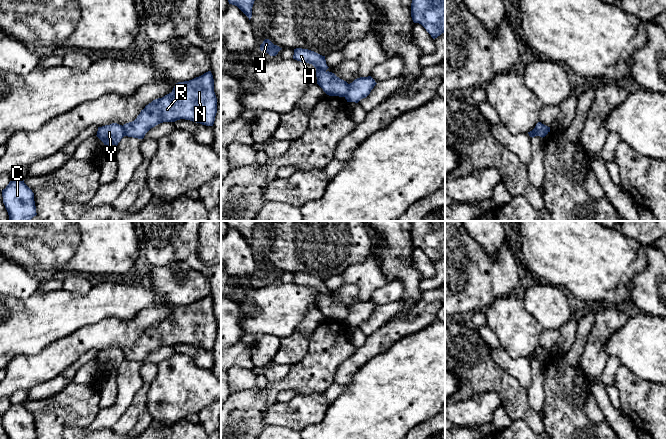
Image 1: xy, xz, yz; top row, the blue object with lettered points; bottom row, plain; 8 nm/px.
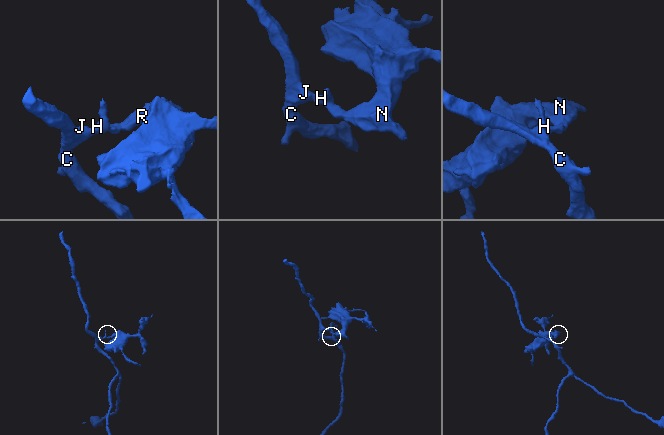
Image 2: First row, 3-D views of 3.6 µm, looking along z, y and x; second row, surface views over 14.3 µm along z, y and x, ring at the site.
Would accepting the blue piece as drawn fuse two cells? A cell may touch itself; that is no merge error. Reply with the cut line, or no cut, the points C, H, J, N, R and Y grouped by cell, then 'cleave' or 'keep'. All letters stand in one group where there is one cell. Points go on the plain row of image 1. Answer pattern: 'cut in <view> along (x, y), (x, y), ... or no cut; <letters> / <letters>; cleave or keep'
cut in xz along (349, 308), (343, 320); C H J Y / N R; cleave

